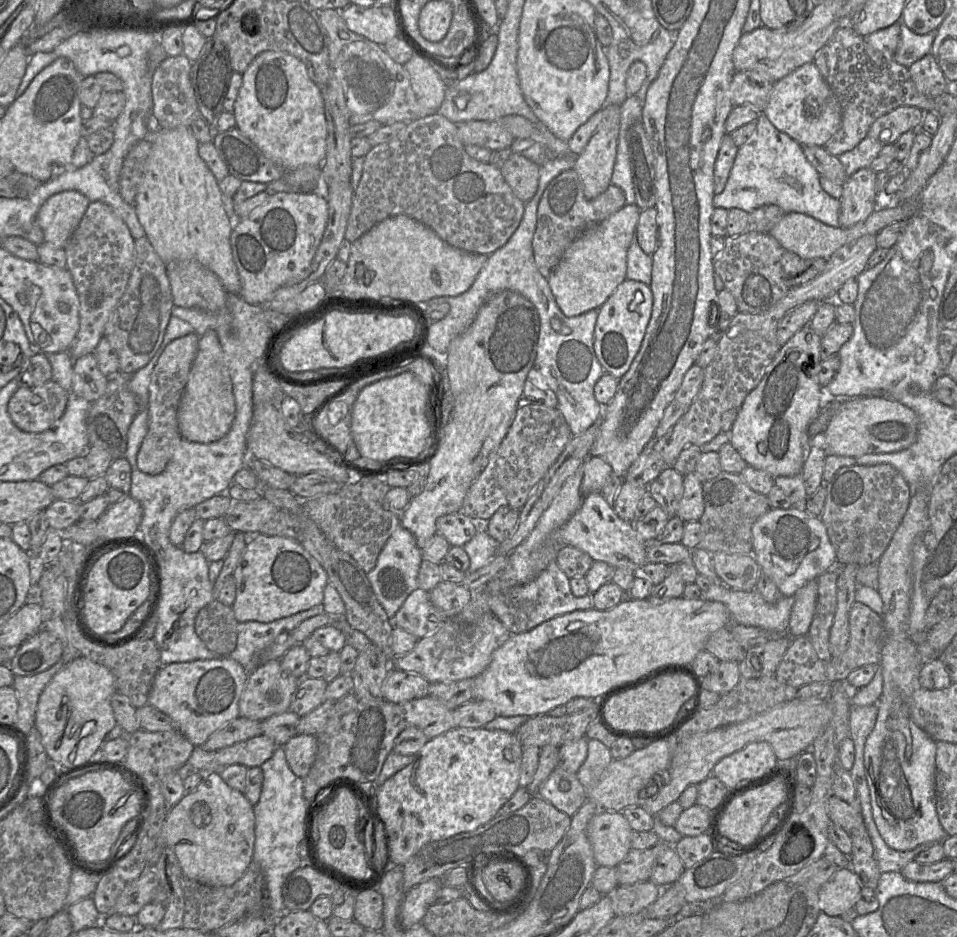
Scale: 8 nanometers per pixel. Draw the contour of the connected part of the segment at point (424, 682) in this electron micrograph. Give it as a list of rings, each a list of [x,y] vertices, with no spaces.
[[[390,667],[381,691],[385,700],[402,703],[427,696],[429,685],[429,681],[417,673]]]

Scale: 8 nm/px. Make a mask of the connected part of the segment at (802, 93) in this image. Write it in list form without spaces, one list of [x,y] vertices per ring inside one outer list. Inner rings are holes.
[[[813,62],[806,63],[776,81],[761,114],[800,145],[823,147],[841,125],[840,104]]]

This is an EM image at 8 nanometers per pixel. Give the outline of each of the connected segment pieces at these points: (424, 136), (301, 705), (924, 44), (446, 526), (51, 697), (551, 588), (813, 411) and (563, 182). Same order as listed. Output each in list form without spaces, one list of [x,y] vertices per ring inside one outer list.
[[[436,113],[421,119],[410,121],[407,126],[390,142],[372,147],[365,156],[362,177],[353,193],[352,208],[348,219],[345,240],[354,242],[379,222],[395,215],[407,215],[432,229],[443,241],[452,247],[469,253],[490,255],[502,247],[515,232],[523,217],[525,203],[518,199],[505,182],[500,168],[489,163],[481,163],[471,158],[465,151],[465,146],[458,137],[458,125]]]
[[[308,676],[297,679],[298,685],[289,711],[301,717],[324,702],[324,694],[328,683],[323,678],[311,678]]]
[[[901,23],[899,44],[893,60],[909,68],[913,63],[931,52],[936,33],[937,30],[925,35],[918,35],[904,23]]]
[[[461,511],[446,514],[436,520],[436,534],[443,536],[451,546],[462,547],[478,532],[478,528]]]
[[[77,657],[68,664],[66,664],[60,671],[58,671],[54,677],[51,679],[51,681],[46,685],[44,690],[42,691],[37,708],[35,713],[35,727],[39,731],[41,735],[41,742],[42,745],[50,759],[51,762],[55,763],[53,766],[55,771],[59,768],[70,768],[77,765],[80,765],[88,760],[90,760],[93,755],[96,753],[96,751],[101,747],[102,741],[104,740],[106,734],[115,727],[117,724],[116,719],[114,717],[113,709],[111,706],[111,696],[116,692],[116,683],[115,683],[115,677],[111,673],[111,671],[95,662],[93,662],[90,659],[84,658],[84,657]]]
[[[556,560],[552,561],[532,580],[522,584],[496,583],[495,579],[485,587],[486,598],[491,613],[510,633],[530,631],[541,623],[556,616],[575,610],[593,608],[592,594],[577,597],[572,594],[570,580],[560,569]]]
[[[807,324],[783,346],[759,384],[746,396],[731,427],[729,443],[744,461],[773,477],[801,474],[810,447],[808,426],[820,409],[821,336]]]
[[[569,169],[566,170],[564,172],[562,172],[561,174],[559,174],[556,178],[554,178],[546,187],[546,189],[543,192],[543,195],[541,196],[541,199],[539,201],[538,204],[538,208],[537,208],[537,222],[536,222],[536,229],[534,232],[534,236],[533,236],[533,241],[532,241],[532,249],[533,249],[533,256],[534,256],[534,261],[535,261],[535,265],[538,269],[538,271],[540,272],[540,274],[548,279],[549,276],[551,275],[551,273],[553,272],[553,270],[555,269],[555,267],[557,266],[557,264],[559,263],[561,257],[563,256],[564,252],[566,251],[566,249],[583,233],[585,232],[587,229],[589,229],[590,227],[606,220],[608,217],[610,217],[612,214],[616,213],[617,211],[619,211],[621,208],[623,208],[626,205],[626,201],[625,201],[625,195],[623,193],[623,191],[618,188],[617,186],[610,184],[608,186],[608,188],[606,188],[606,190],[601,193],[599,196],[597,196],[594,199],[587,199],[584,195],[584,191],[583,191],[583,186],[581,183],[581,180],[578,176],[578,174],[576,173],[576,171],[574,169]]]

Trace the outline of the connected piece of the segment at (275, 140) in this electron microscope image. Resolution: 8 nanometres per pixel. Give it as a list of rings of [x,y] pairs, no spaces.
[[[264,51],[250,63],[242,79],[233,112],[236,128],[285,170],[321,166],[327,139],[324,102],[305,64],[287,52]]]

